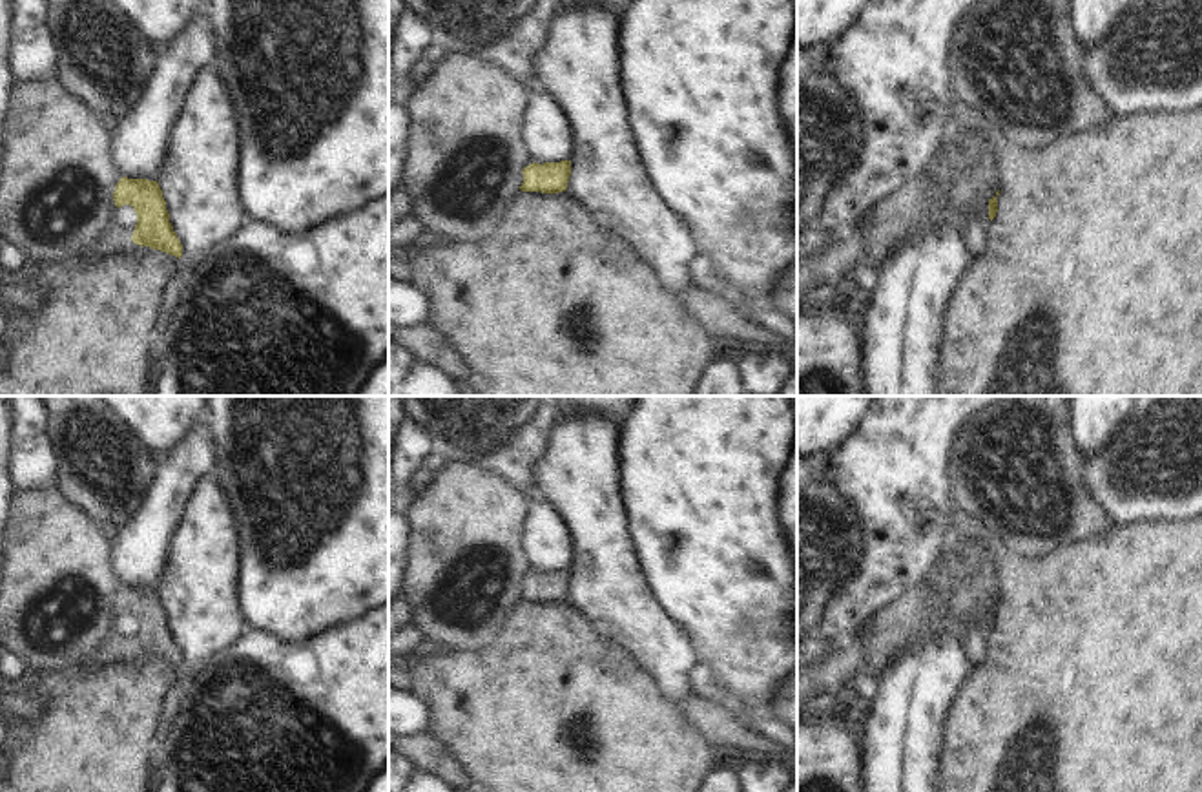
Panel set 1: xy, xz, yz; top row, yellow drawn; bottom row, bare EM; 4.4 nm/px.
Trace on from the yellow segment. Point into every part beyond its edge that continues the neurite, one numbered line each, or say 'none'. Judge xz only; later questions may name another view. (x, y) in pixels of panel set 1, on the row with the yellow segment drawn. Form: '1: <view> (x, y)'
none

